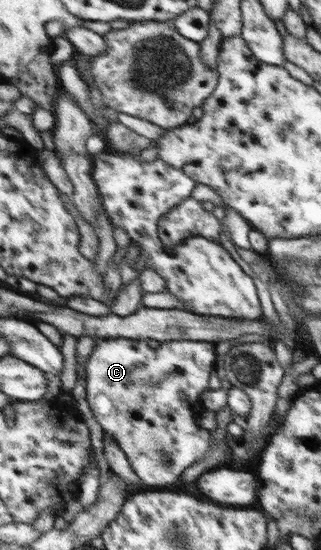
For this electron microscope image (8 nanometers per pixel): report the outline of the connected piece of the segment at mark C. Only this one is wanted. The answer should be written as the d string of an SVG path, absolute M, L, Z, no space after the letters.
M100 338L98 339L98 346L92 358L89 361L88 367L88 391L89 402L92 406L92 411L98 419L98 423L104 428L104 435L108 438L114 438L120 448L122 448L128 455L132 462L136 473L144 480L148 487L158 485L158 487L168 487L174 485L178 481L182 481L184 475L192 469L192 467L205 459L211 453L212 442L214 442L214 435L208 429L200 427L200 403L195 403L195 398L201 395L206 390L210 390L210 377L212 371L217 369L218 353L216 351L216 344L213 342L191 341L183 340L182 342L164 342L156 349L150 347L146 340L126 339L126 338Z

